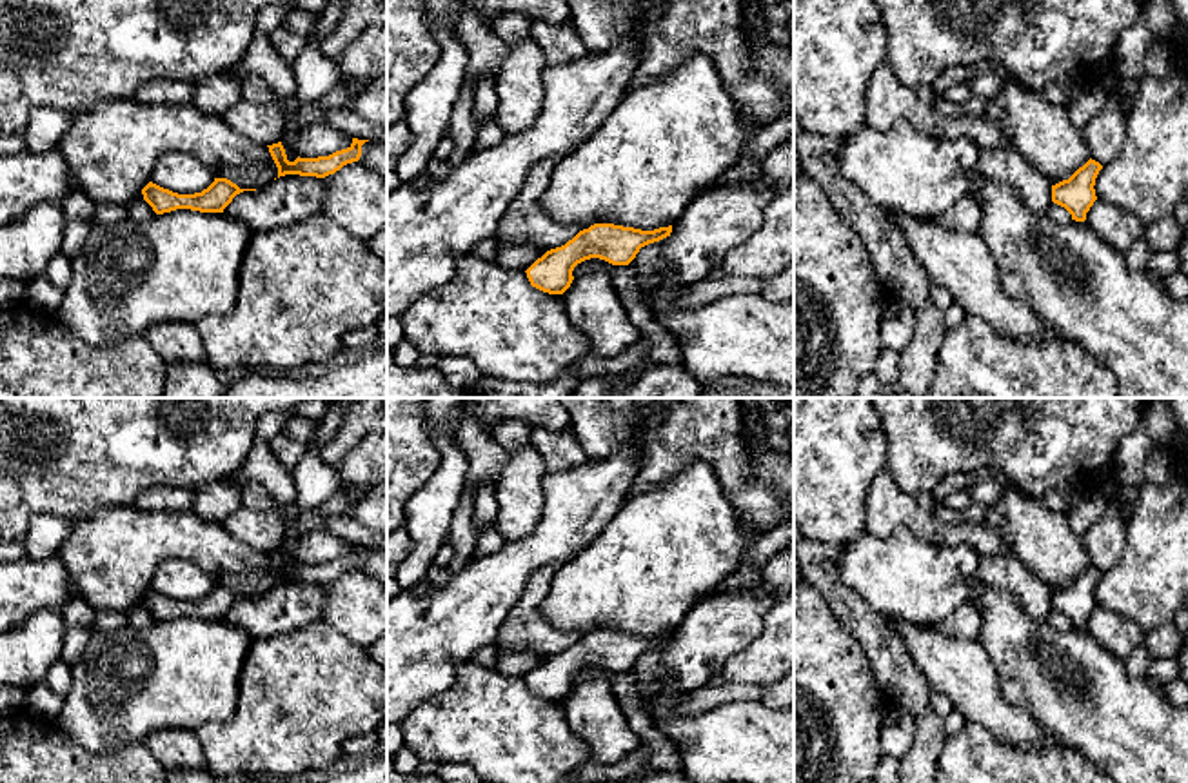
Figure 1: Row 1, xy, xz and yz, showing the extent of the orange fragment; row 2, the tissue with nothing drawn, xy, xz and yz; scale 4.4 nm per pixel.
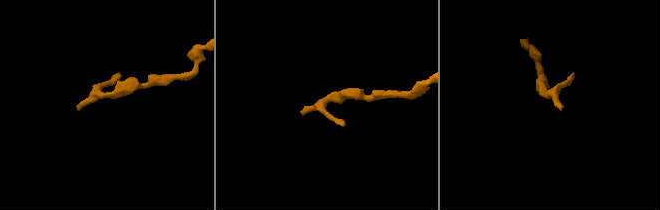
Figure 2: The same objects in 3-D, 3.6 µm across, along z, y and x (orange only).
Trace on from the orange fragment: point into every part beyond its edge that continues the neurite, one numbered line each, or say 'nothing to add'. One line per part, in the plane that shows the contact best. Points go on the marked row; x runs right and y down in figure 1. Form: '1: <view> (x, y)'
nothing to add

